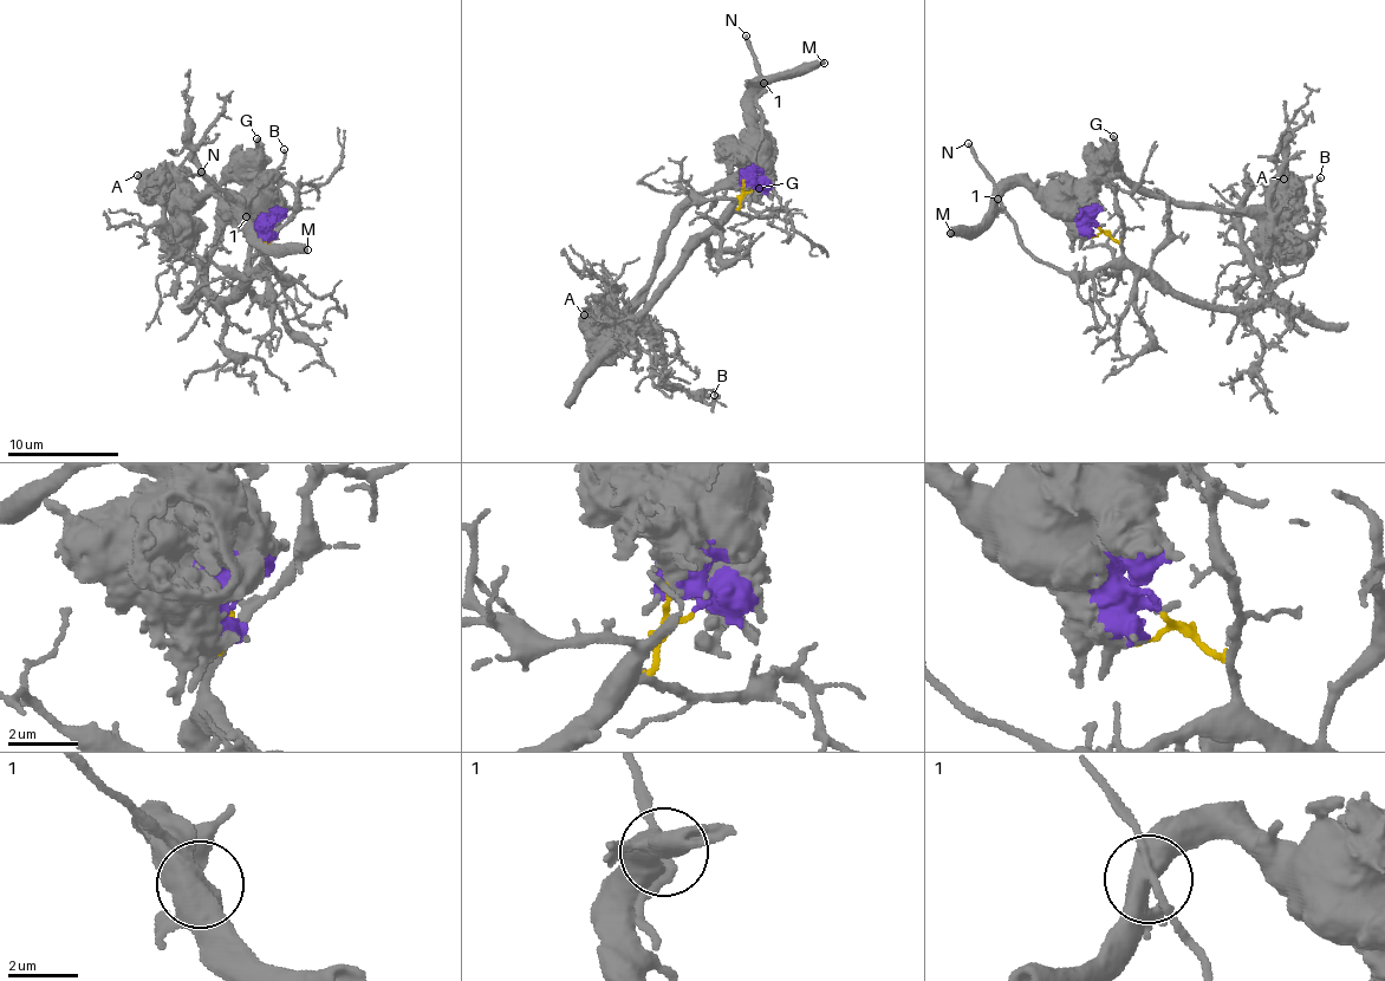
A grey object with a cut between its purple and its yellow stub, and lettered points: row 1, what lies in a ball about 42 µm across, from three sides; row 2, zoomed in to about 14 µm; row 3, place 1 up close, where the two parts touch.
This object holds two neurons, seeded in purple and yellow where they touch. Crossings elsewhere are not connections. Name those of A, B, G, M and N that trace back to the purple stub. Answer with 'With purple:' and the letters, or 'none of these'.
With purple: A, G, M

